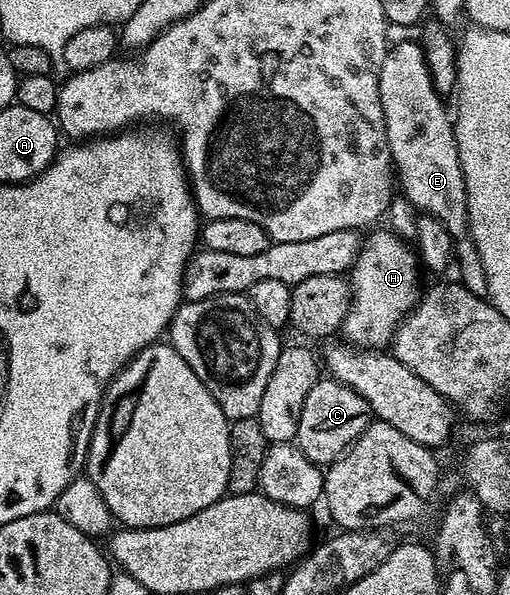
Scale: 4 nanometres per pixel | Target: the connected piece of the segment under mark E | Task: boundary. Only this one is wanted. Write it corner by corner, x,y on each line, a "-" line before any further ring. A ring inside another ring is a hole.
414,39
403,40
400,44
392,43
388,47
385,54
385,62
381,62
381,78
379,79
379,93
381,94
381,110
385,110
385,134
387,135
387,141
389,142
389,150
391,151
391,163
394,171
397,173
397,184
401,187
402,195
407,197
408,202
418,210
420,213
437,218
437,222
441,222
445,226
445,230
449,230
453,244
453,256
457,261
457,268
459,264
459,276
458,279
469,289
473,294
477,294
481,297
487,296
487,279
483,273
483,267
479,261
479,255
475,252
475,245
471,243
471,233
467,230
467,195
465,194
465,178
463,177
463,171
461,170
461,162
459,161
459,155
457,154
457,142
455,141
455,125
453,123
452,113
447,112
447,108
443,105
445,102
444,97
439,94
437,89
434,88
433,78
430,76
429,66
426,64
425,54
423,48
419,42

